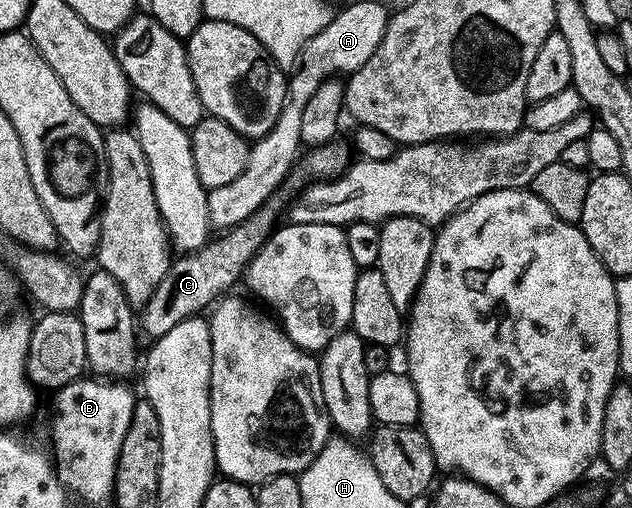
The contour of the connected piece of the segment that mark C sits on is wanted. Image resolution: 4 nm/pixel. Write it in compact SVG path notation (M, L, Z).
M268 206L261 208L237 228L229 228L217 235L220 236L217 240L216 237L209 239L204 247L173 259L162 282L158 282L154 294L150 294L138 316L139 331L143 335L145 332L149 341L162 338L162 334L166 334L166 330L171 330L173 326L178 326L178 322L203 313L204 307L207 309L213 302L219 301L231 289L228 287L243 277L244 269L254 258L256 251L274 231L270 209Z

